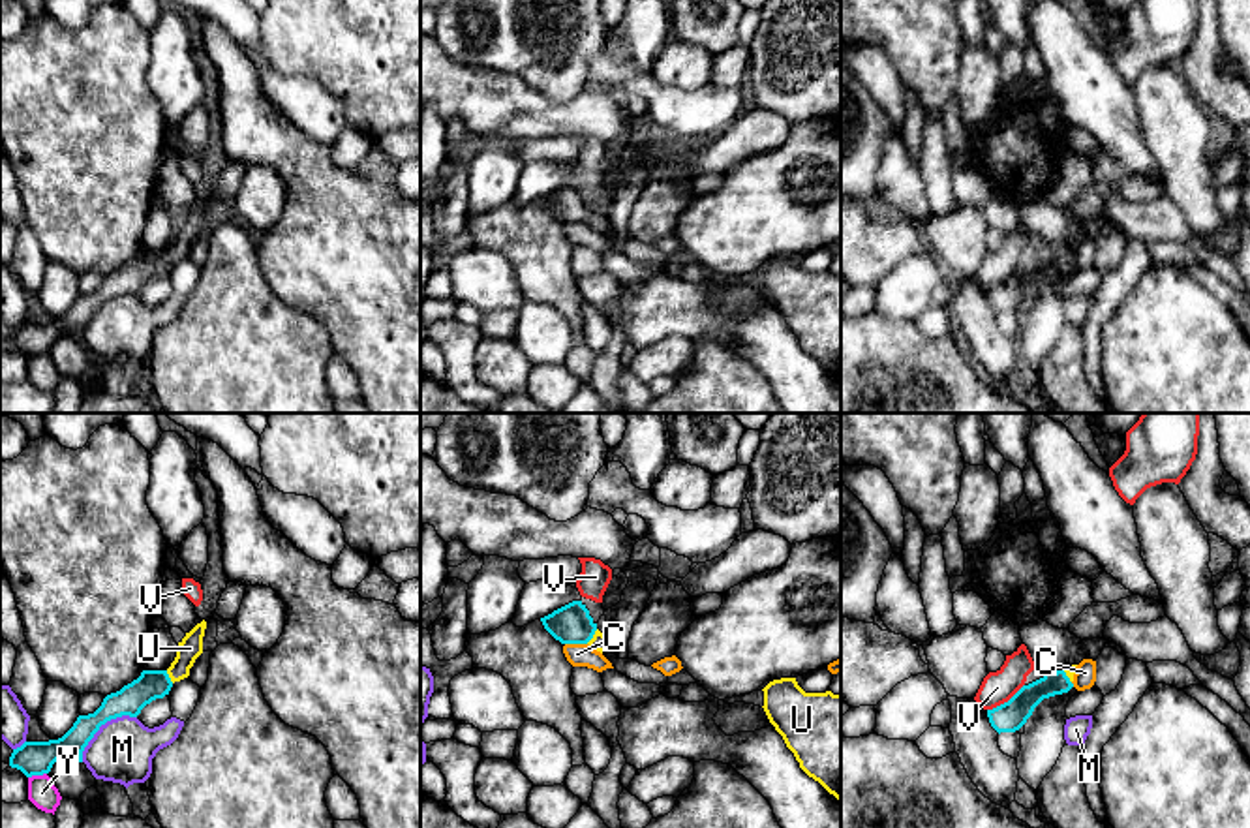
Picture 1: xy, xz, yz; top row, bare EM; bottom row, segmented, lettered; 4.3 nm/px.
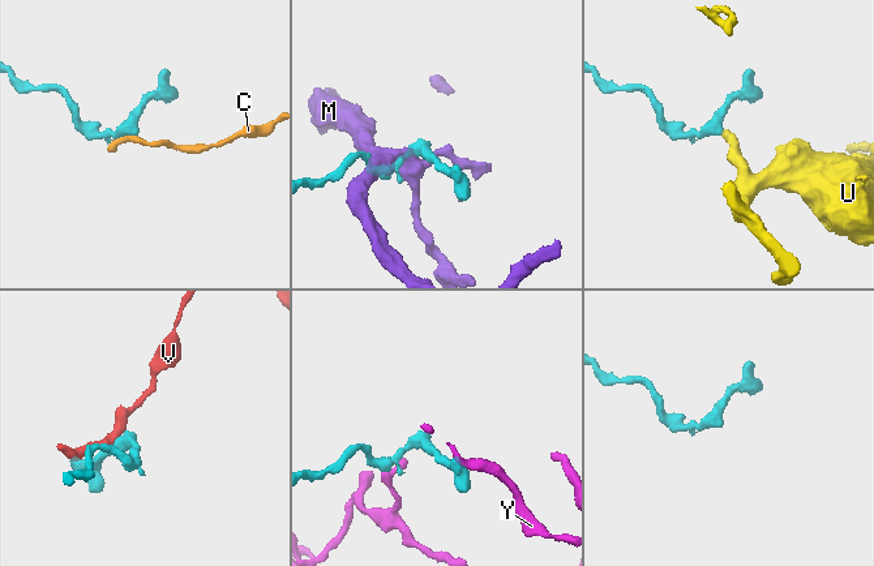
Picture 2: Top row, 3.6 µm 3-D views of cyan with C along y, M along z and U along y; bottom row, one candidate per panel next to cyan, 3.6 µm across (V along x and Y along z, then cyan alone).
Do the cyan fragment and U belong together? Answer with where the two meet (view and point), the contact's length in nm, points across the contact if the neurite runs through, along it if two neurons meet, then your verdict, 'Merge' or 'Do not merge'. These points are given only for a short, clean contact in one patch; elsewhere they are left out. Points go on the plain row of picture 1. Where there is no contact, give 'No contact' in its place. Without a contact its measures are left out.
Touches cyan at xz (592, 216). Shared border 80 nm. Path across: xz (571, 203), (592, 216), (599, 222). Merge

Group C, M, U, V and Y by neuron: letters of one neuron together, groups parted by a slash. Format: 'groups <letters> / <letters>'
groups C / M / U / V / Y

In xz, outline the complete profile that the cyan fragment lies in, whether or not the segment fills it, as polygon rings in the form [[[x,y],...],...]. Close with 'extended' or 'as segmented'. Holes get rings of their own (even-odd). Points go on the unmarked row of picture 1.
[[[572,180],[541,197],[544,208],[561,223],[589,223],[597,231],[608,227],[608,218],[597,208],[582,180]]] | extended

